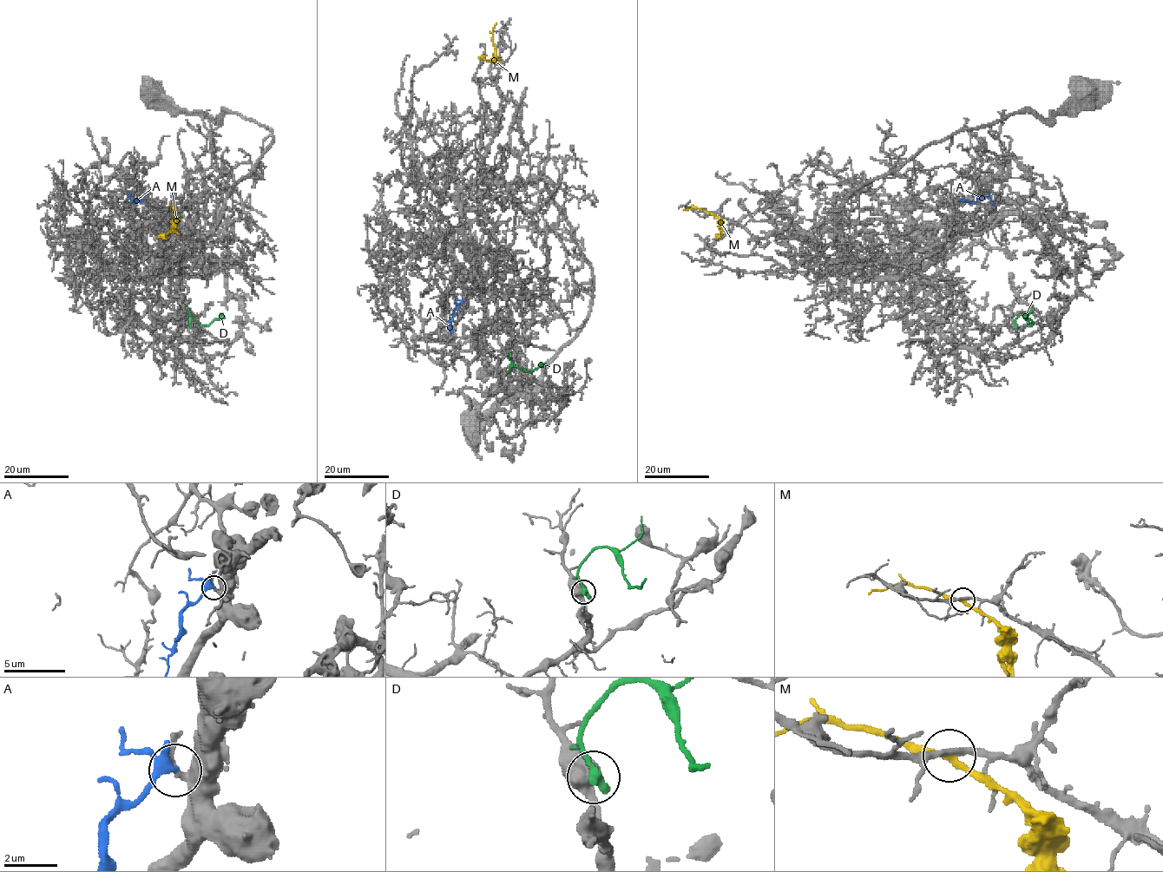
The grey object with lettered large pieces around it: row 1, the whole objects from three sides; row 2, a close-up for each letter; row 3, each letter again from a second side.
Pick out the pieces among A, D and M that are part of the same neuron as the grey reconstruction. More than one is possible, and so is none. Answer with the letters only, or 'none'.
A

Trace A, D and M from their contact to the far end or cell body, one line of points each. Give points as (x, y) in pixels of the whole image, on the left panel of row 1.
A: (142, 200), (134, 202), (130, 198), (131, 205)
D: (188, 326), (190, 314), (199, 324), (208, 324), (225, 317)
M: (174, 212), (175, 225), (165, 234), (159, 236)

